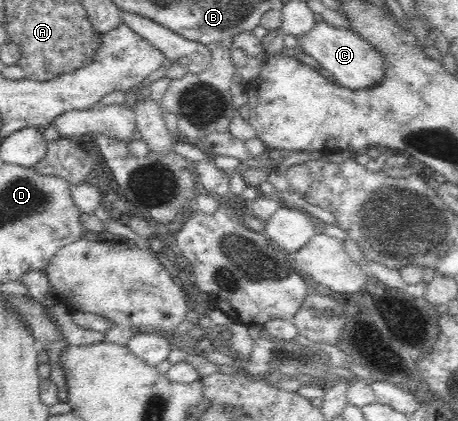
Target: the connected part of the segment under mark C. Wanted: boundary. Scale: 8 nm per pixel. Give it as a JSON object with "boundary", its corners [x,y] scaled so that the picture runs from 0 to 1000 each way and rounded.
{"boundary":[[[690,52],[677,78],[651,90],[648,109],[659,114],[668,131],[729,178],[729,188],[747,204],[769,216],[801,214],[823,204],[841,176],[841,140],[828,121],[817,119],[803,100],[760,69],[725,64],[714,52]]]}

